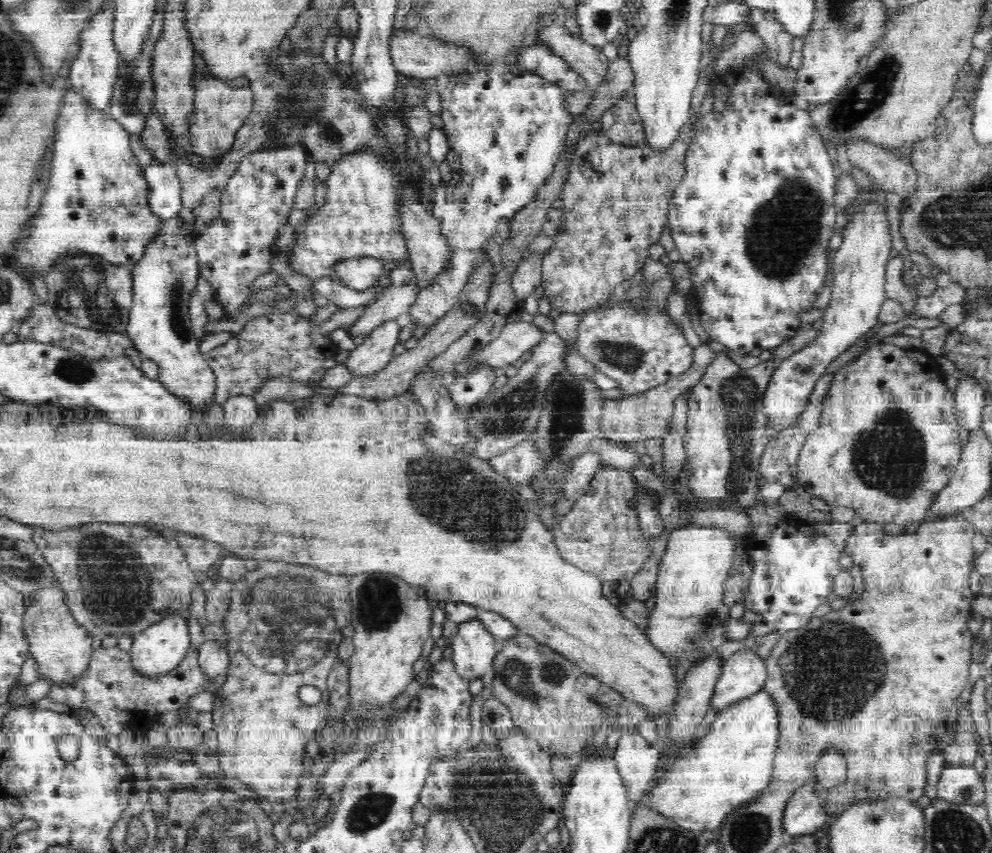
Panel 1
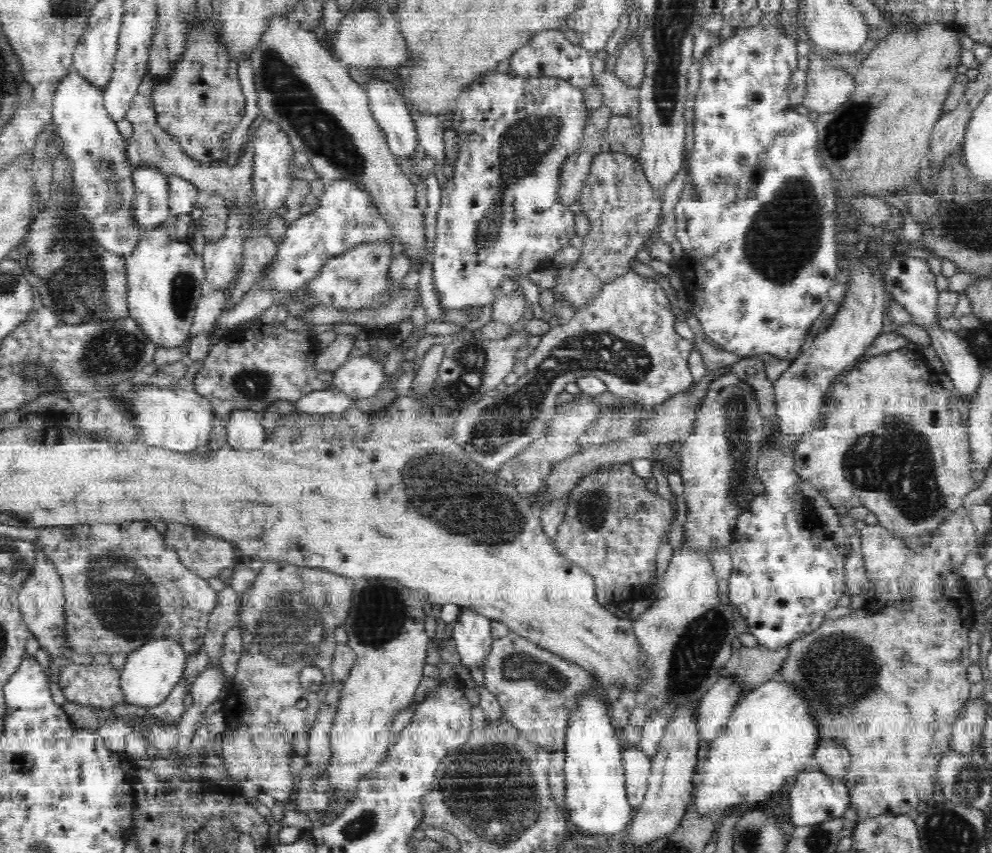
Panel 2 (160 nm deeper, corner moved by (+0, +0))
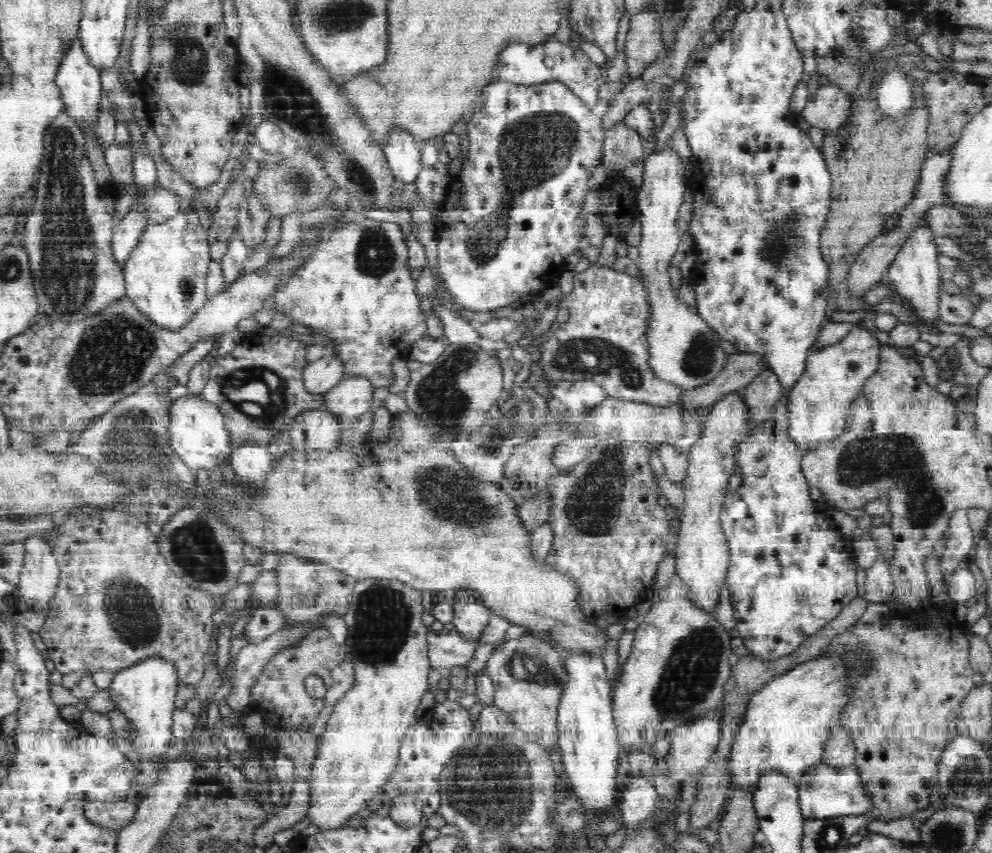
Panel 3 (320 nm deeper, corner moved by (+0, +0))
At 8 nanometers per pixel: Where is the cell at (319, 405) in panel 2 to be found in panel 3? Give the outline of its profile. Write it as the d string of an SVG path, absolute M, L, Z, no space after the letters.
M323 406L319 410L306 410L294 416L288 428L291 443L297 448L328 448L340 437L341 420Z

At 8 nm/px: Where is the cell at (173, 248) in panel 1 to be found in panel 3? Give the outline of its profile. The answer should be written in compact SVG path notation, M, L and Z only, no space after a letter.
M178 213L165 220L162 224L148 225L138 244L126 258L126 264L122 267L125 276L126 297L138 311L146 315L150 322L161 330L178 331L193 318L194 315L208 302L207 274L210 258L210 246L208 245L207 229L200 225L198 213Z

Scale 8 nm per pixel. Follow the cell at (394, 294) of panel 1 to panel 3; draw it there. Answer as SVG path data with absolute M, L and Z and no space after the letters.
M326 354L305 366L305 388L312 393L328 394L342 380L344 371L343 362L335 354Z

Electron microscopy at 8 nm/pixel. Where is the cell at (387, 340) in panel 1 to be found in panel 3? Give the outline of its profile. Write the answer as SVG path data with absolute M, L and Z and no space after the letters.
M361 376L343 377L328 394L324 394L323 406L330 414L335 414L341 420L341 429L348 430L352 423L356 423L359 416L370 410L372 406L373 385L367 378Z

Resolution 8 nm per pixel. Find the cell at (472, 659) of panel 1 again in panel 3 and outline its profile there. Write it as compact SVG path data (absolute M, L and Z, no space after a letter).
M454 592L450 596L453 601L453 624L464 640L476 641L482 636L483 628L488 626L492 612L467 592Z

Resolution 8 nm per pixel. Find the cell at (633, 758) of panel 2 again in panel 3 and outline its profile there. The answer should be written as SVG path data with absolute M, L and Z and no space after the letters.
M632 777L620 790L620 819L626 825L646 820L655 808L658 793L652 777Z

